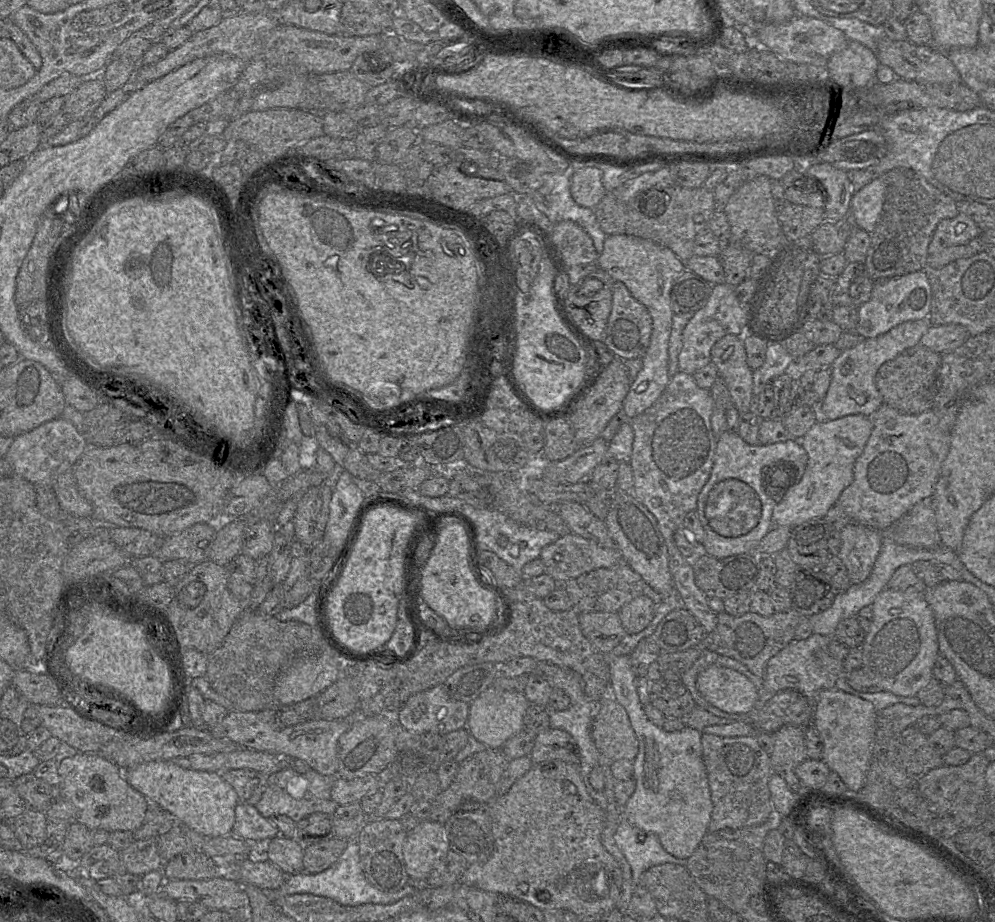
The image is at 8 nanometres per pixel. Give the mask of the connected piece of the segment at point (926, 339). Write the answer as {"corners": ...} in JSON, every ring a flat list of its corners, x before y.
{"corners":[[958,324,931,325,919,343,938,354,945,354,960,347,970,337,967,329]]}

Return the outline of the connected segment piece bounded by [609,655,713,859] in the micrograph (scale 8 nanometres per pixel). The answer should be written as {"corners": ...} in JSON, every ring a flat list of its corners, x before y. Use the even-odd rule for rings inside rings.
{"corners":[[629,655,610,660,609,694,627,711,639,742,638,754,633,760,636,788,623,807,623,816,642,831,656,834,669,854,688,859,708,832,713,810,702,756,702,733,689,726,678,732,666,732,652,723,640,702,636,679]]}

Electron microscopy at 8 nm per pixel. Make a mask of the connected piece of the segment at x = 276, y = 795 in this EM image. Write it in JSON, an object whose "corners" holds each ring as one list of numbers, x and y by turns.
{"corners":[[284,767,268,775,265,791,255,807,265,818,286,815,296,823,315,812,332,816,339,806,331,797,333,780,333,776,322,775,313,769,306,773,298,773,290,767]]}

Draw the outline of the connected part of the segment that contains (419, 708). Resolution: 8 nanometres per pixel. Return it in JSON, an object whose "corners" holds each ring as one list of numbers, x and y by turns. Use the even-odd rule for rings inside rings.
{"corners":[[439,684,413,694,395,714,396,723,414,732,445,735,466,728,469,704,452,699]]}

